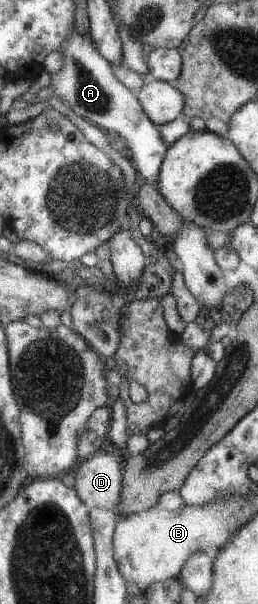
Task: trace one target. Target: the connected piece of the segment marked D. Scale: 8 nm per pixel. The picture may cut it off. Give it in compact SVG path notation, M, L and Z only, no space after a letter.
M106 449L95 456L82 460L76 469L75 489L89 508L114 510L123 495L125 468L114 454L106 454Z

